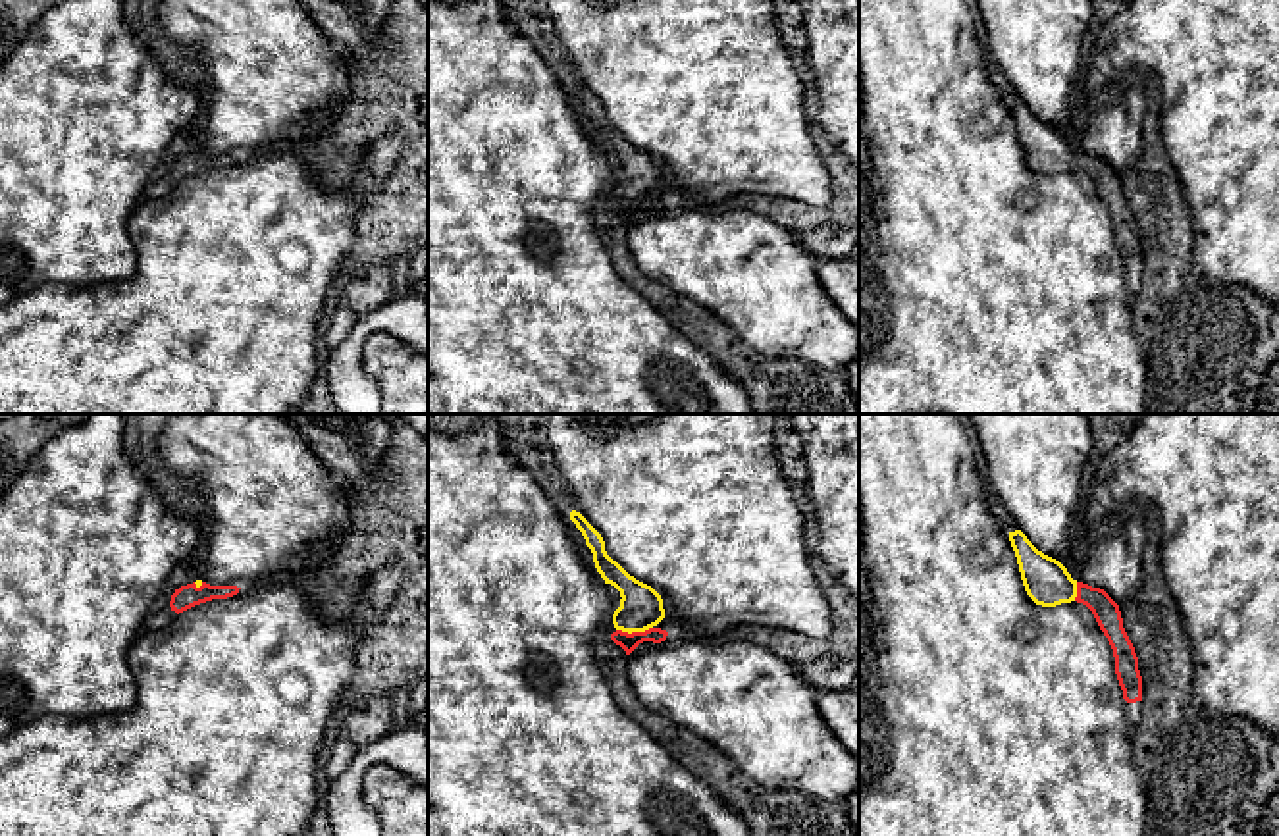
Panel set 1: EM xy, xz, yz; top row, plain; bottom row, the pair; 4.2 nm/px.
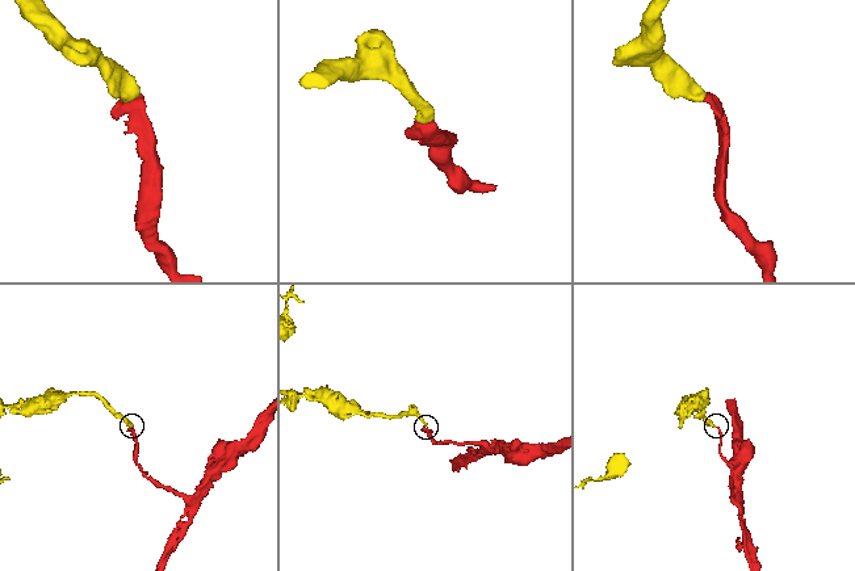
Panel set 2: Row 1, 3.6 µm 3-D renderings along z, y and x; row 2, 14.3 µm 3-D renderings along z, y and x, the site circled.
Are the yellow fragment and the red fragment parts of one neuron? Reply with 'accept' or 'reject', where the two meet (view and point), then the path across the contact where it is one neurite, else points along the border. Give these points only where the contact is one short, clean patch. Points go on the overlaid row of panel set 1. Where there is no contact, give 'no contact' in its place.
accept; contact xz (634, 630); way xz (640, 609), (634, 619), (634, 630), (628, 642)

